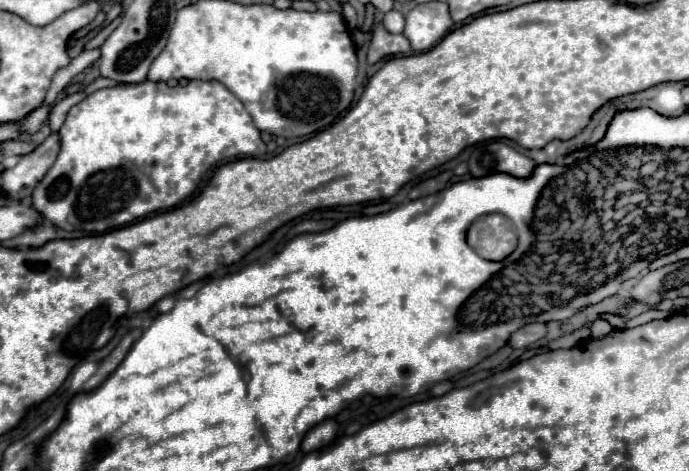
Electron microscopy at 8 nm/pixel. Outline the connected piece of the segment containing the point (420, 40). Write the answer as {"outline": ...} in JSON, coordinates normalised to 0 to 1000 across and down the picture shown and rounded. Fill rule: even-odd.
{"outline":[[[624,2],[604,11],[589,32],[586,79],[592,79],[601,108],[621,108],[659,57],[659,45],[650,23],[650,6]]]}

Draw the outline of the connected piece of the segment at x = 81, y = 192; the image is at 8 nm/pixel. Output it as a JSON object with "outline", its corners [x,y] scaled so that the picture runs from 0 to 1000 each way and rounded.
{"outline":[[[206,172],[197,180],[174,180],[174,185],[160,185],[160,189],[142,189],[131,197],[122,214],[107,223],[99,244],[93,265],[84,278],[87,287],[87,325],[78,342],[78,350],[70,359],[70,367],[61,376],[61,384],[52,393],[46,410],[46,439],[58,452],[58,461],[67,461],[75,478],[96,486],[96,490],[125,490],[125,495],[151,495],[160,486],[168,486],[174,478],[194,473],[197,465],[206,465],[218,452],[250,444],[264,427],[273,427],[276,418],[284,414],[287,393],[296,384],[296,376],[319,346],[343,338],[343,333],[380,333],[386,325],[386,308],[377,295],[377,278],[369,270],[366,248],[354,231],[354,223],[319,176],[319,172],[273,172],[273,180],[255,180],[244,185],[241,176],[224,176],[224,172]]]}

